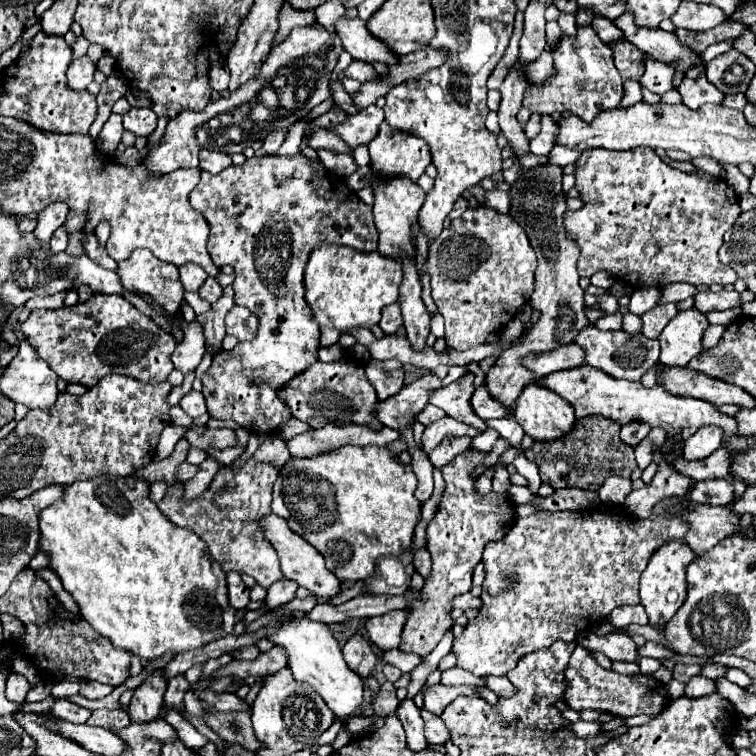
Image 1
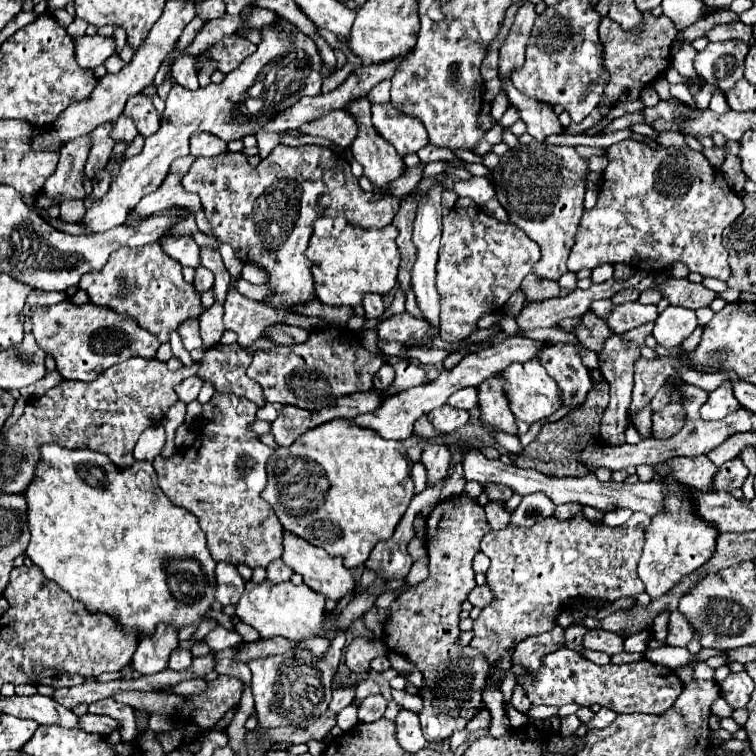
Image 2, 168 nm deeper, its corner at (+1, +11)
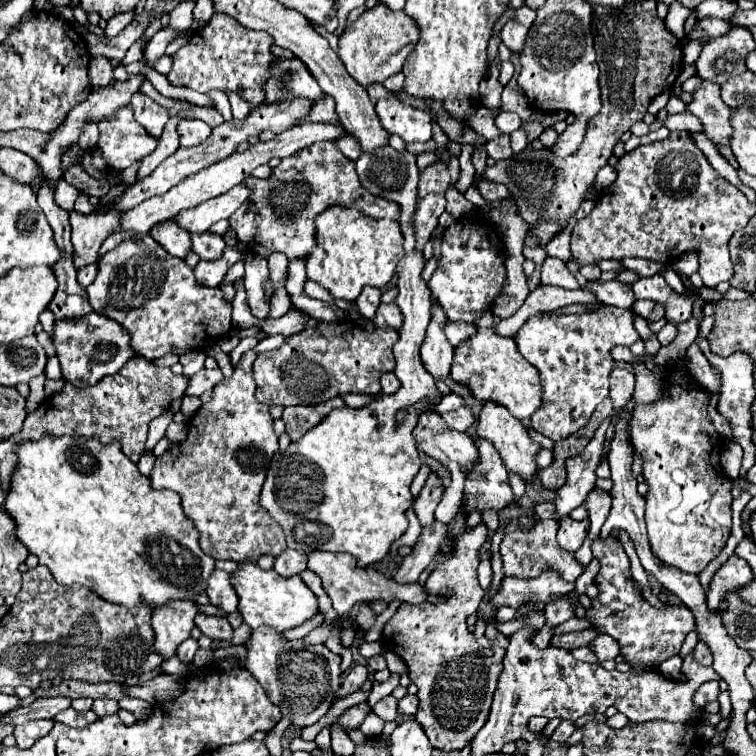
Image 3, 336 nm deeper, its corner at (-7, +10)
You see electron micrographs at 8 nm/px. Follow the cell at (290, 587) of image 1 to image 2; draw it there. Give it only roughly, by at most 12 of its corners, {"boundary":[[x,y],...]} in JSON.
{"boundary":[[272,561],[266,567],[268,581],[284,583],[290,581],[294,571],[282,563]]}

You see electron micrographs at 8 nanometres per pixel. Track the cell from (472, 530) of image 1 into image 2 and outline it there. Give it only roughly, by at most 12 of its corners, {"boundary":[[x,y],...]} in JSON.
{"boundary":[[478,499],[426,519],[430,577],[390,605],[388,649],[426,679],[428,741],[464,729],[490,665],[454,647],[472,559],[492,527]]}

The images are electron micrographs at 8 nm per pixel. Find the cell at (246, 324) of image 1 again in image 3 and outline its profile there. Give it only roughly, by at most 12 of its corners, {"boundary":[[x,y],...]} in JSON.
{"boundary":[[248,350],[156,458],[204,554],[286,550],[260,508],[278,450]]}

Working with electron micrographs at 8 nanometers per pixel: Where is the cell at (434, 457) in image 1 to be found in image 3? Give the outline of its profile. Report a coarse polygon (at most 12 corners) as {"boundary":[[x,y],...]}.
{"boundary":[[430,474],[412,506],[422,526],[434,524],[434,510],[444,490]]}

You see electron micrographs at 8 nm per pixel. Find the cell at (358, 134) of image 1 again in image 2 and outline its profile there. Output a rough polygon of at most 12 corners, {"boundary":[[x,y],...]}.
{"boundary":[[338,109],[302,125],[306,135],[326,137],[346,149],[356,137],[356,117]]}

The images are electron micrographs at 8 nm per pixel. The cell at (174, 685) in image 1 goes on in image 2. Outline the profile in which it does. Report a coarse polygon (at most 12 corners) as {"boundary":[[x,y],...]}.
{"boundary":[[176,649],[170,669],[186,669],[192,663],[190,651]]}

